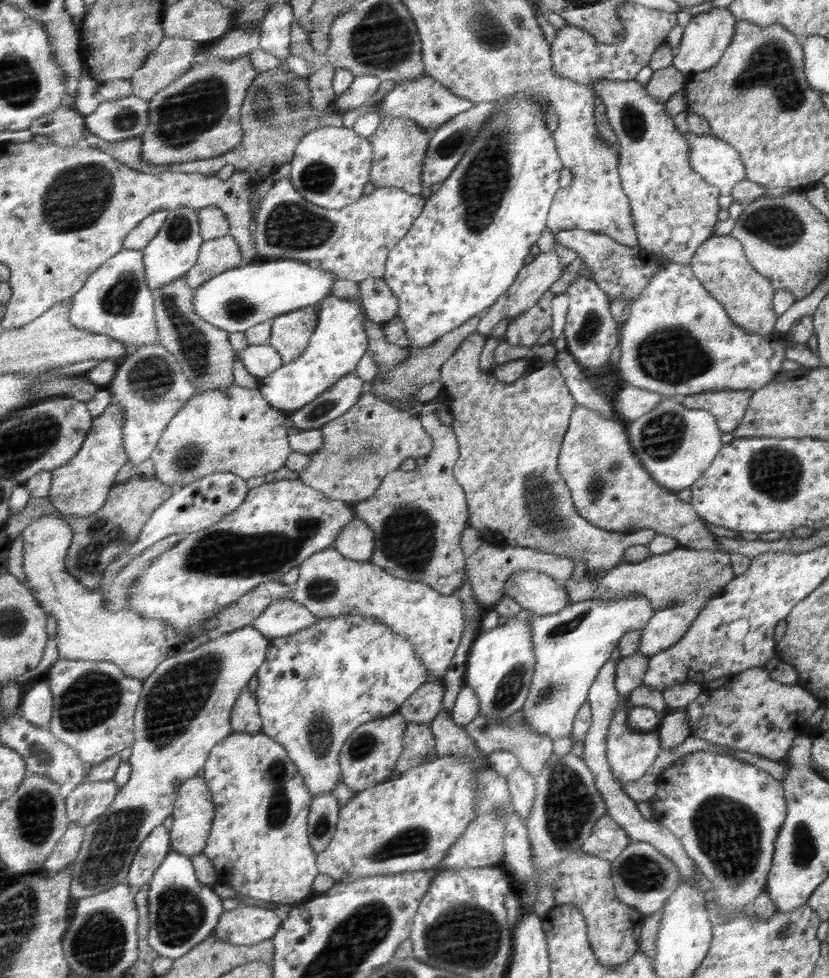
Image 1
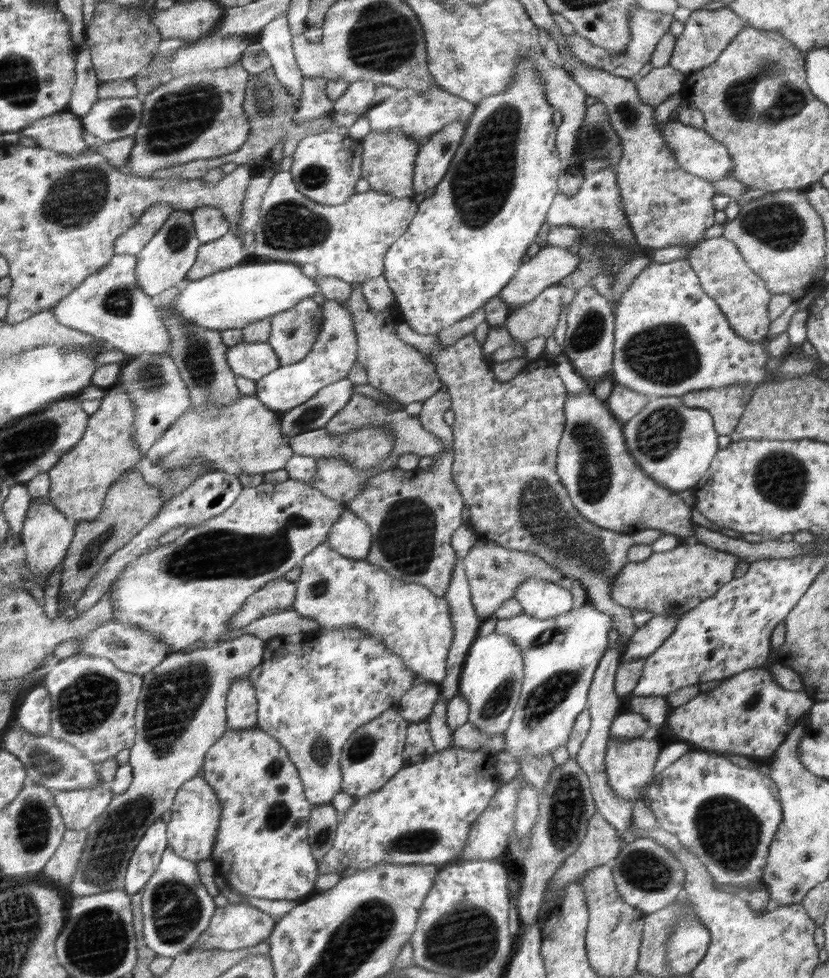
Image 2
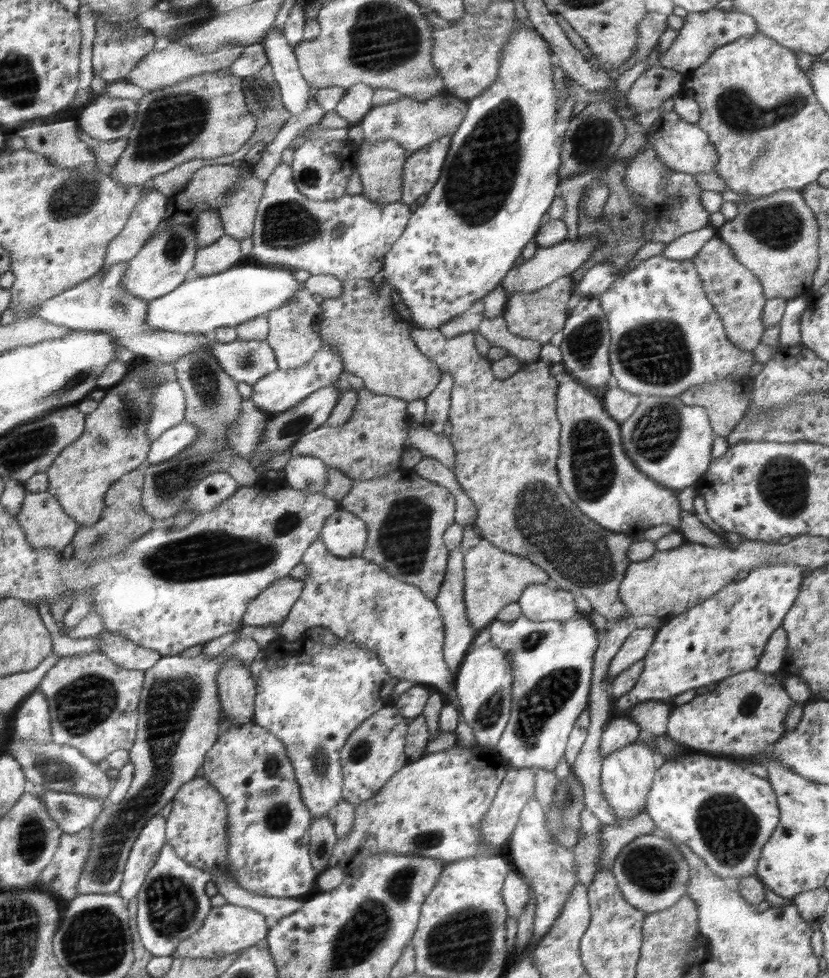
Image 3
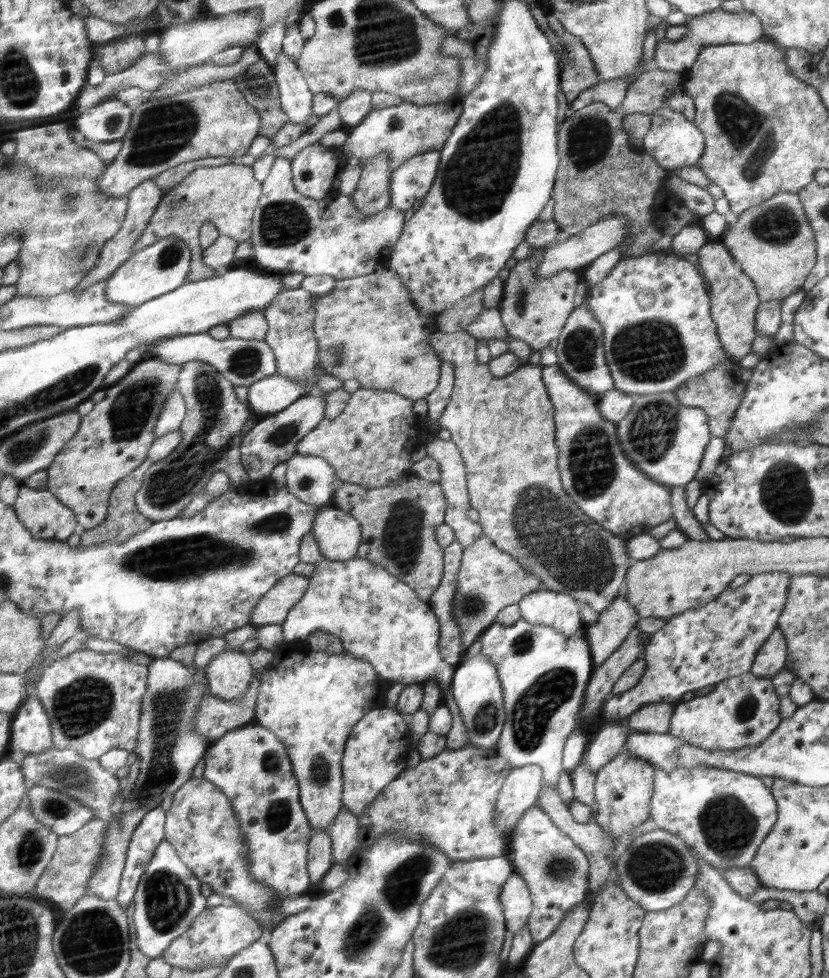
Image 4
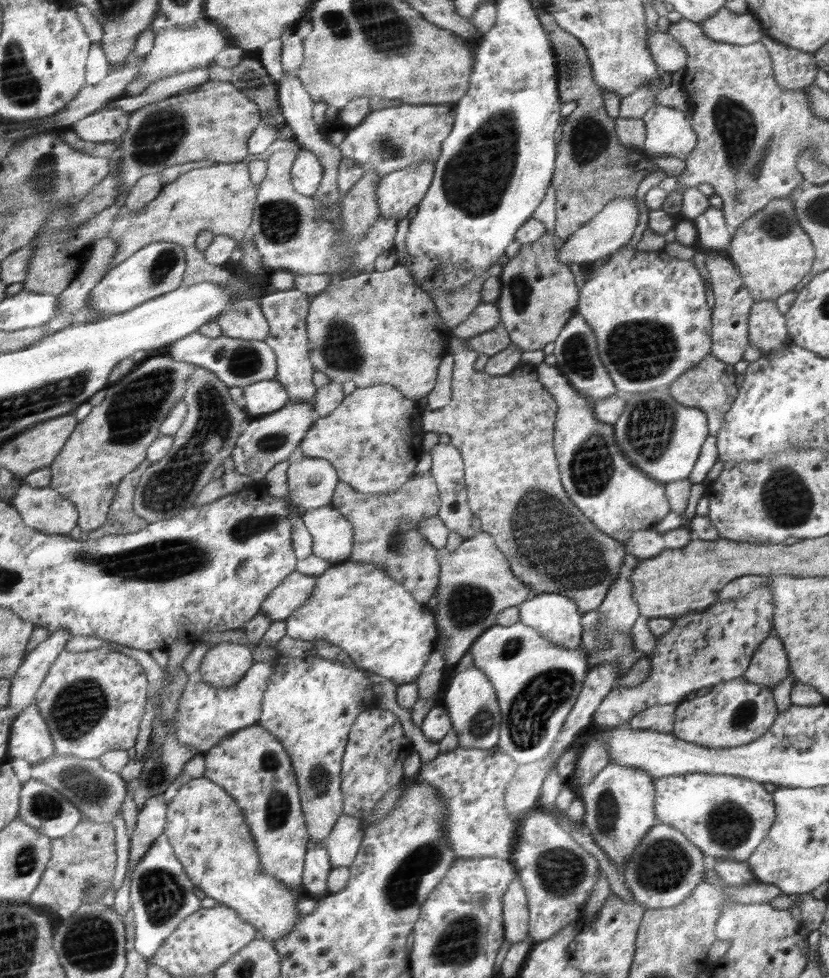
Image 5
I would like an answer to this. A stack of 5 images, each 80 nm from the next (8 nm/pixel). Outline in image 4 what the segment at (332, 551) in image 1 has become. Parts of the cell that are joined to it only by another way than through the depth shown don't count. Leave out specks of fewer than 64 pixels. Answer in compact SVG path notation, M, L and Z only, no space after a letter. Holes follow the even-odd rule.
M312 534L304 535L301 540L299 560L315 564L315 571L309 577L306 594L281 624L283 640L302 643L316 630L323 630L331 637L338 636L347 652L367 660L384 679L406 685L437 680L446 694L444 705L452 714L446 749L460 750L469 746L460 710L452 698L455 666L440 656L440 623L428 601L420 600L411 585L389 573L383 565L358 556L350 560L326 558Z

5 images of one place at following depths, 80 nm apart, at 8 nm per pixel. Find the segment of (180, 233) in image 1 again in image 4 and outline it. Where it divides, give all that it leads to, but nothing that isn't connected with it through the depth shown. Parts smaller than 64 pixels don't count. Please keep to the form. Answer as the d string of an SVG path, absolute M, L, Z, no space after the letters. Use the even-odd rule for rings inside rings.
M168 237L152 243L141 252L126 260L108 281L108 301L122 303L128 307L140 307L148 300L167 295L176 288L183 287L191 272L192 250L184 241Z

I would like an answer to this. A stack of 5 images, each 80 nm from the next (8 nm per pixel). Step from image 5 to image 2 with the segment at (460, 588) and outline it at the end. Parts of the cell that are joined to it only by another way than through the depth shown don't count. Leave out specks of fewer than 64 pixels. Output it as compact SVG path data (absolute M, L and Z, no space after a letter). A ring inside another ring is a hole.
M478 540L470 552L463 558L465 575L469 582L473 611L480 616L482 624L495 616L495 612L507 600L515 596L515 592L528 578L541 578L552 582L561 582L561 572L540 557L527 550L512 550L488 540Z

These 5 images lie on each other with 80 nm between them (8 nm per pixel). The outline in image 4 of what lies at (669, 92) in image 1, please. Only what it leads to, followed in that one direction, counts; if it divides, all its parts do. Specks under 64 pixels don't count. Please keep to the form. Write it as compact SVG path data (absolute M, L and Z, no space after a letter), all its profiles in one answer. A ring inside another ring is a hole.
M654 67L630 83L622 101L622 110L628 115L650 114L664 106L664 98L670 90L682 86L683 83L683 72L665 71Z

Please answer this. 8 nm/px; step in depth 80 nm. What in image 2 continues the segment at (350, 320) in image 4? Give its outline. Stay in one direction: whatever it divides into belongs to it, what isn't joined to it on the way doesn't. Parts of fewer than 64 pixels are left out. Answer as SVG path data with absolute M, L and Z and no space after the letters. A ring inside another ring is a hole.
M353 283L352 294L341 304L351 312L353 328L357 338L356 356L359 357L355 366L364 367L368 371L367 384L384 392L386 396L399 403L408 405L411 402L424 402L434 396L444 384L436 374L435 366L424 360L423 354L410 343L397 335L399 323L405 318L400 308L394 305L389 311L377 313L368 306L360 292L359 283Z

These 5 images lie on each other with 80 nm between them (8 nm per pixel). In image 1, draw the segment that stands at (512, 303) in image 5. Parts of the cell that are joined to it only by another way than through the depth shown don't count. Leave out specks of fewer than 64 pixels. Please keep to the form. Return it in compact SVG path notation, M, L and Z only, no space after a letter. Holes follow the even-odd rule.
M549 290L530 311L504 324L506 342L519 347L538 343L543 332L552 326L552 298L554 293Z

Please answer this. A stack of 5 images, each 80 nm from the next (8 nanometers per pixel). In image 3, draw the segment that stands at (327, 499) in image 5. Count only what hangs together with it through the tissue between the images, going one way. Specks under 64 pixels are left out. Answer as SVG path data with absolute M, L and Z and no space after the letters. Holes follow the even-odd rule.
M294 454L283 468L284 481L304 492L323 492L327 465L321 458Z

